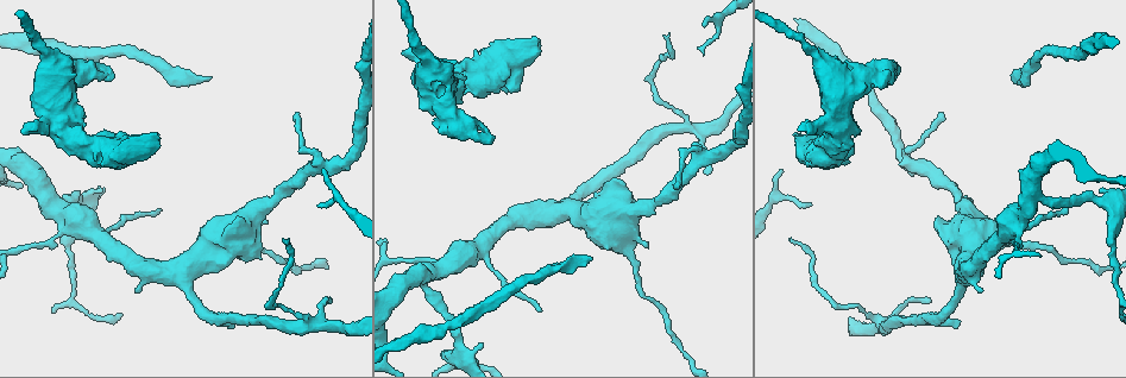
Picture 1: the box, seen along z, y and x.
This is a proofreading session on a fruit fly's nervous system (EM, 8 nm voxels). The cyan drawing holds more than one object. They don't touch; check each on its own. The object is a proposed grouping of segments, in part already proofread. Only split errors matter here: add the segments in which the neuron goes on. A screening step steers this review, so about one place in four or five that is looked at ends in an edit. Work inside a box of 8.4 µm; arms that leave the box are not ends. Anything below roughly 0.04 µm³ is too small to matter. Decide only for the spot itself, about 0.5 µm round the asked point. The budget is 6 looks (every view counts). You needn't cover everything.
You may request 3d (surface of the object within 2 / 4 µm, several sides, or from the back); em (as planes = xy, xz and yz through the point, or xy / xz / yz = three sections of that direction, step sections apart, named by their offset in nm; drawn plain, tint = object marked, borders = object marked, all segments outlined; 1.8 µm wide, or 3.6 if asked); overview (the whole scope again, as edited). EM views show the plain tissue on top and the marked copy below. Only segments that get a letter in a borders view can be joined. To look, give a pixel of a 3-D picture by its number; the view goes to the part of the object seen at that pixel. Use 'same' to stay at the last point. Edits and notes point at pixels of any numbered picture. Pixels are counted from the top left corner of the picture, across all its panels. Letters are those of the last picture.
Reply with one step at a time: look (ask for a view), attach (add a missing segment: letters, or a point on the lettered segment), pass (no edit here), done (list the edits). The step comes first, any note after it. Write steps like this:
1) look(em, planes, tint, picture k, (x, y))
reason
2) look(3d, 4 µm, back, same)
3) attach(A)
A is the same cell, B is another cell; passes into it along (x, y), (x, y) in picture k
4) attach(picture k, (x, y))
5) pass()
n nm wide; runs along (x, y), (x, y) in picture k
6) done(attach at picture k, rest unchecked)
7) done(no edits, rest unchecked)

look(3d, 4 µm, picture 1, (793, 135))
thick end

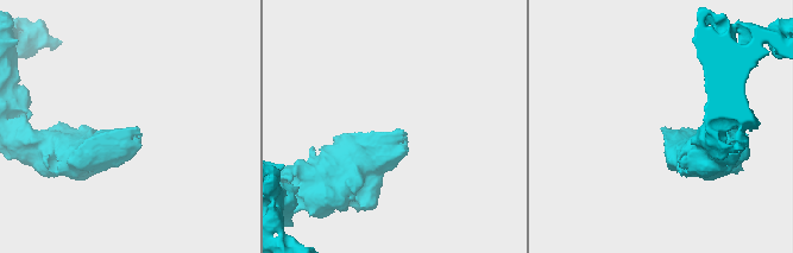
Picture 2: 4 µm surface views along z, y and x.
look(em, yz, step 4, tint, picture 2, (141, 135))

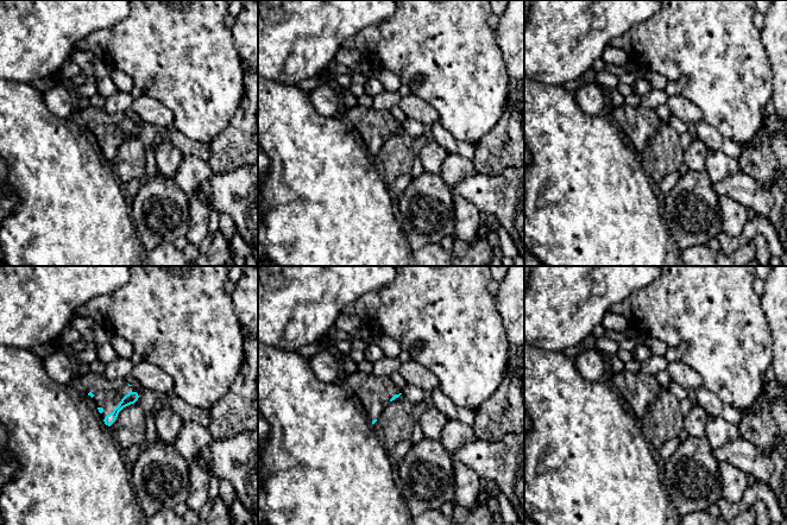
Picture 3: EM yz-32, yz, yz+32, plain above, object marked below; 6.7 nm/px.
look(em, planes, borders, same)

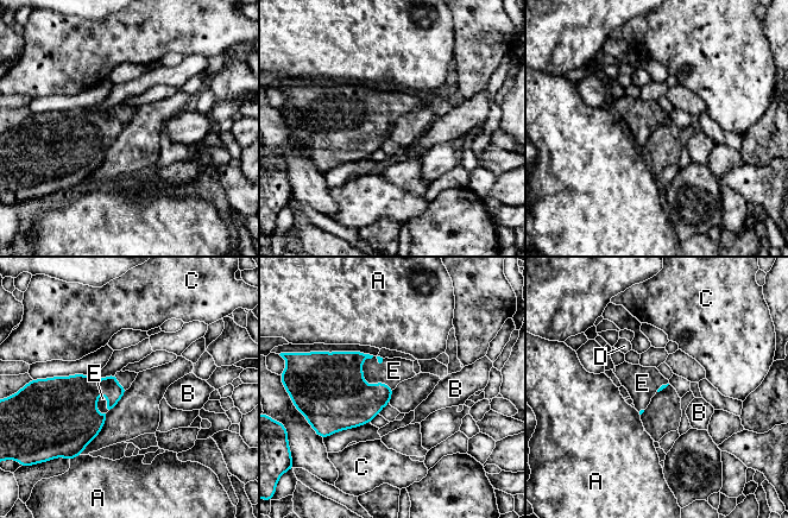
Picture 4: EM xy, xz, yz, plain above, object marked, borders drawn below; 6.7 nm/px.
attach(picture 4, (394, 371))
E is the same cell, A, B, C and D are other cells; passes into it along (338, 398), (372, 385), (394, 371) in picture 4; it goes on there

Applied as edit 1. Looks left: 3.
look(overview)

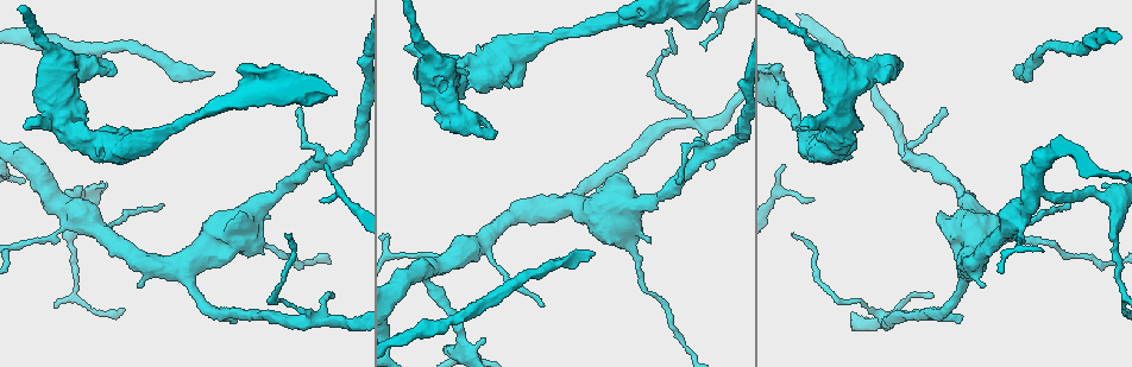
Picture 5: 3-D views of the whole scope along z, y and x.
look(em, planes, borders, picture 5, (26, 127))
an open end

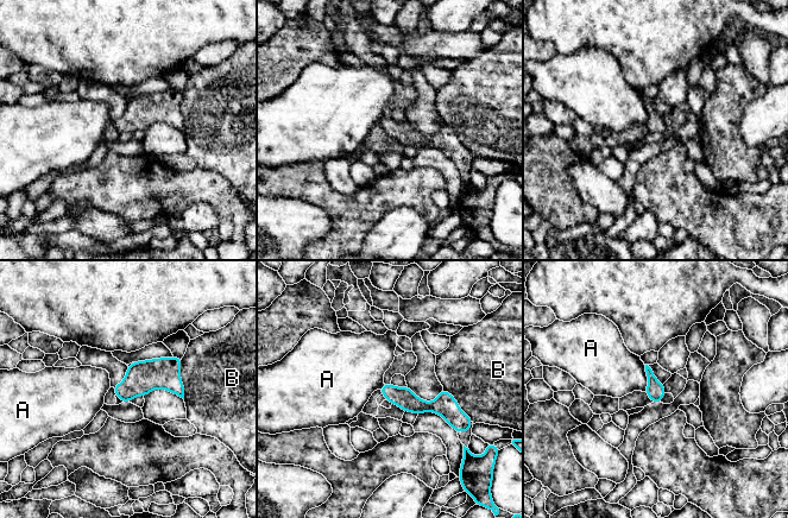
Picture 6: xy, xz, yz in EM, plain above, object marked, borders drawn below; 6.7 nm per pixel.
pass()
A and B are other cells; none of them fits

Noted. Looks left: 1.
done(attach at picture 4, rest unchecked)

